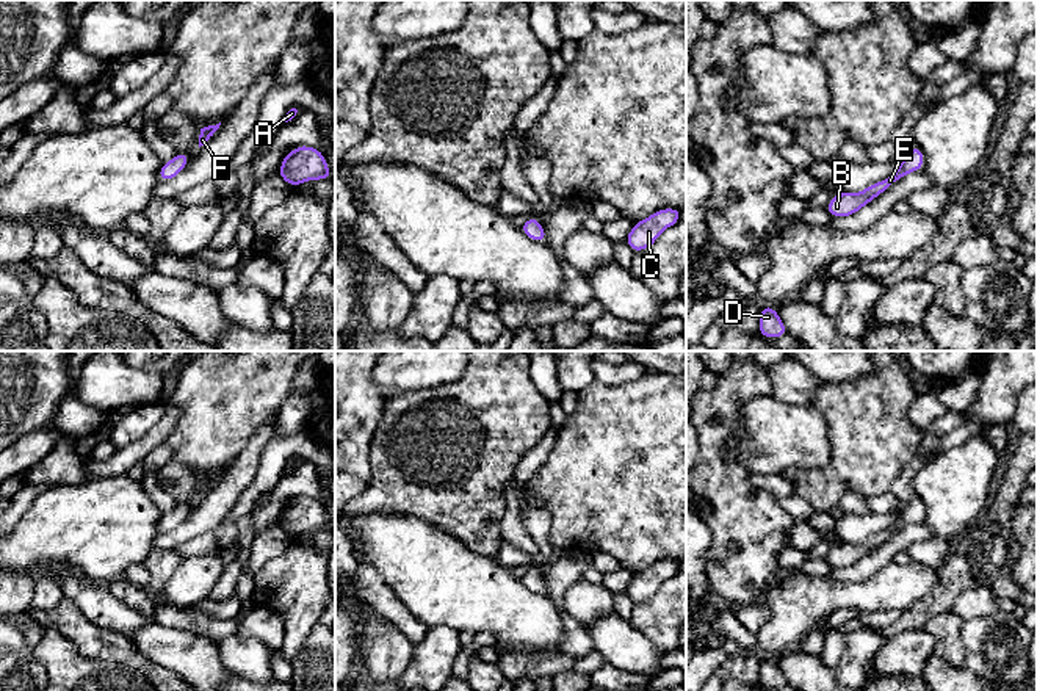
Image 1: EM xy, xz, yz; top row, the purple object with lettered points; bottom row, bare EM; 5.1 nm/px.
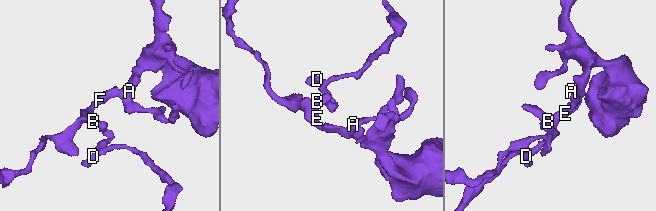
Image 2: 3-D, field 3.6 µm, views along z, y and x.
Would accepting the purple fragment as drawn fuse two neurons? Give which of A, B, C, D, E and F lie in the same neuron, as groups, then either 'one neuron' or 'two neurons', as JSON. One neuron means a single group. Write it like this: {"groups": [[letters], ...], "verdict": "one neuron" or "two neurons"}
{"groups": [["A", "B", "C", "D", "E", "F"]], "verdict": "one neuron"}

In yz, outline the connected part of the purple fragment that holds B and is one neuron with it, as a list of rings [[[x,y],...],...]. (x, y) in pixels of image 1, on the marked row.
[[[915,144],[910,149],[910,152],[904,158],[901,158],[898,169],[888,179],[879,180],[877,183],[866,186],[862,193],[843,191],[840,194],[835,194],[826,205],[826,210],[833,218],[846,218],[849,215],[854,215],[860,208],[863,208],[868,202],[871,202],[879,194],[887,191],[893,183],[912,174],[913,171],[923,169],[923,168],[924,168],[924,154]]]

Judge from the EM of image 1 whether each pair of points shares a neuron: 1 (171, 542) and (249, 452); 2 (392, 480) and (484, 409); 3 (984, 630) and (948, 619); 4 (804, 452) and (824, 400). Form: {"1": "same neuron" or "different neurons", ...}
{"1": "same neuron", "2": "same neuron", "3": "different neurons", "4": "different neurons"}

